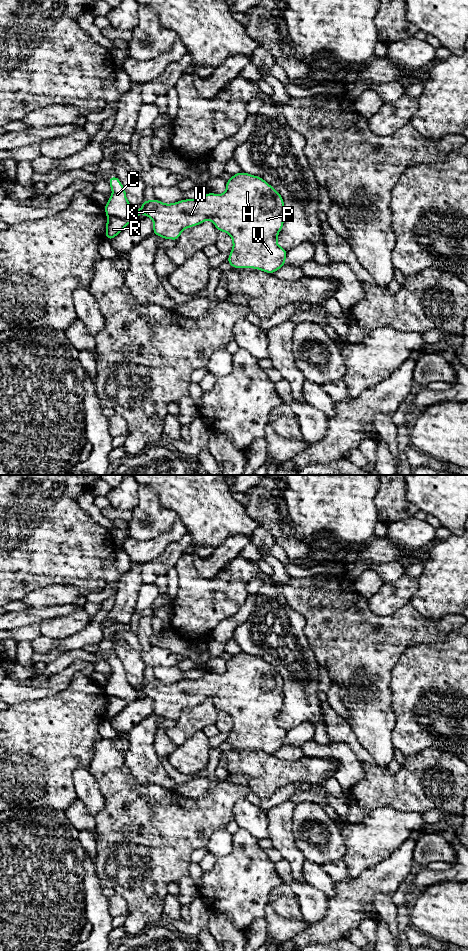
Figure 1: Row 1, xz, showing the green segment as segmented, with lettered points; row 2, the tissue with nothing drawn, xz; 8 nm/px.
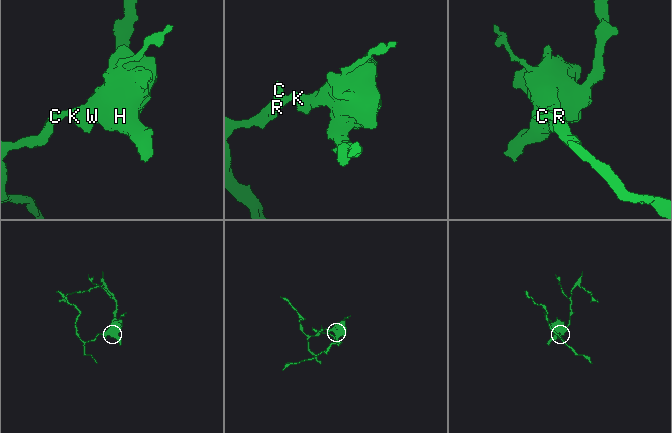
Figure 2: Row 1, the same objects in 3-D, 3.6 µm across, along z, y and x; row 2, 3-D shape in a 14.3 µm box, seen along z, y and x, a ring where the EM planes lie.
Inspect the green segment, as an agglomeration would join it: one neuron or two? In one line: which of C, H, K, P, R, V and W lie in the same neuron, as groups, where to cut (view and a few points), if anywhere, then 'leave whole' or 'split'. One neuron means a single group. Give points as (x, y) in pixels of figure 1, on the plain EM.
C H K P V W / R | xz (108, 695), (120, 697), (128, 703) | split

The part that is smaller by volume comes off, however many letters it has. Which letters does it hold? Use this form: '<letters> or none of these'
R

